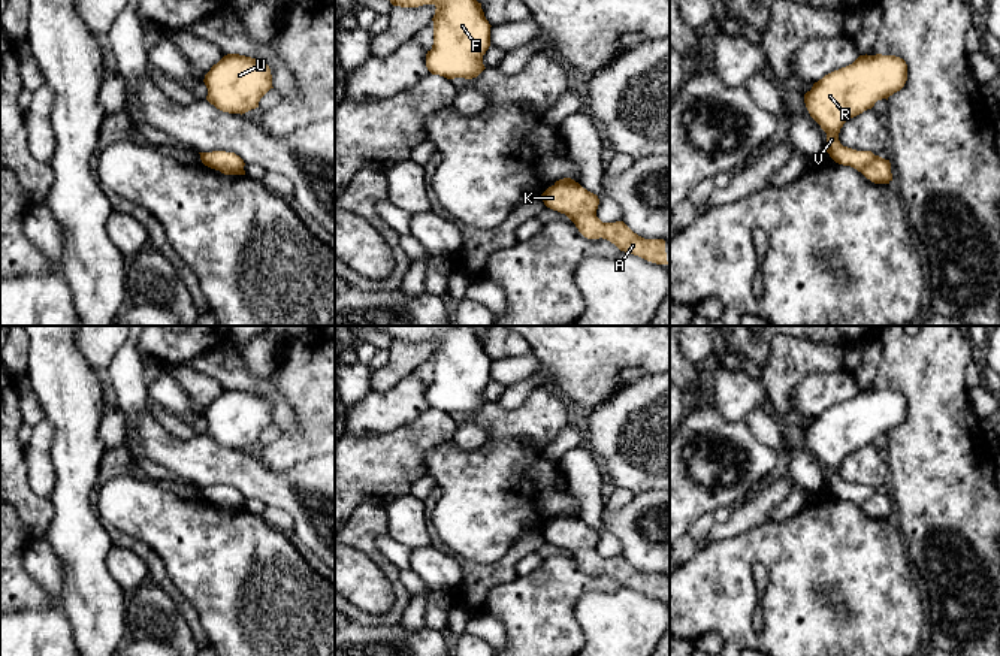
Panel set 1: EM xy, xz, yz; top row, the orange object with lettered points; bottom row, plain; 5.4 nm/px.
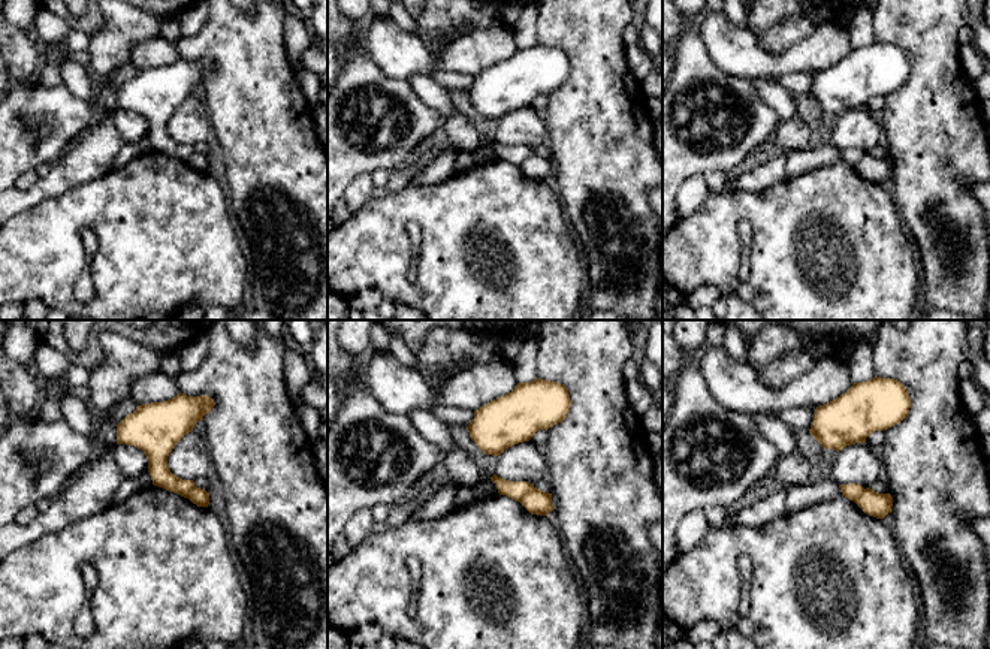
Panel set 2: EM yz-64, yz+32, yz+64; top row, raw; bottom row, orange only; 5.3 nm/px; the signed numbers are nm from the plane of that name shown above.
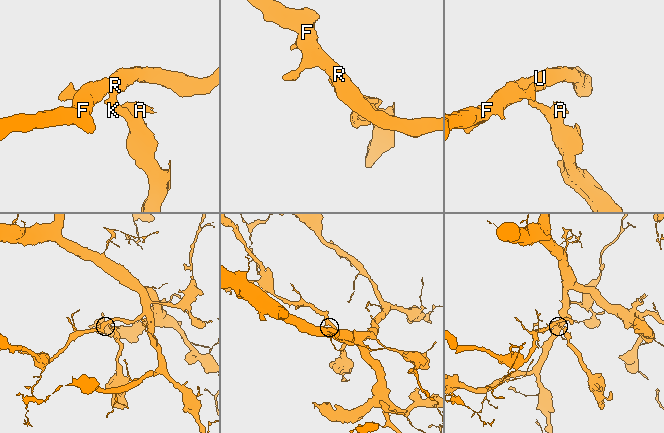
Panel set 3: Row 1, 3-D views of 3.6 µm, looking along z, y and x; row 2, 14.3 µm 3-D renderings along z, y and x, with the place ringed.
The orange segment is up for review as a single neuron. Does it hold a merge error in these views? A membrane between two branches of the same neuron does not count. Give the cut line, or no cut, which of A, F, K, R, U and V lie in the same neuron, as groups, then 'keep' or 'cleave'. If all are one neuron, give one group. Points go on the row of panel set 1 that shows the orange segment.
cut in yz along (876, 156), (861, 172); A K / F R U V; cleave

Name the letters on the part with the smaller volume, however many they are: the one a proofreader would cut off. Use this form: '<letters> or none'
A, K

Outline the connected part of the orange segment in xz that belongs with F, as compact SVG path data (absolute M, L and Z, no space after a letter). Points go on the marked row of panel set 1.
M390 0L393 6L433 4L433 45L426 54L432 75L447 79L477 78L486 67L483 55L490 46L490 24L477 0Z

